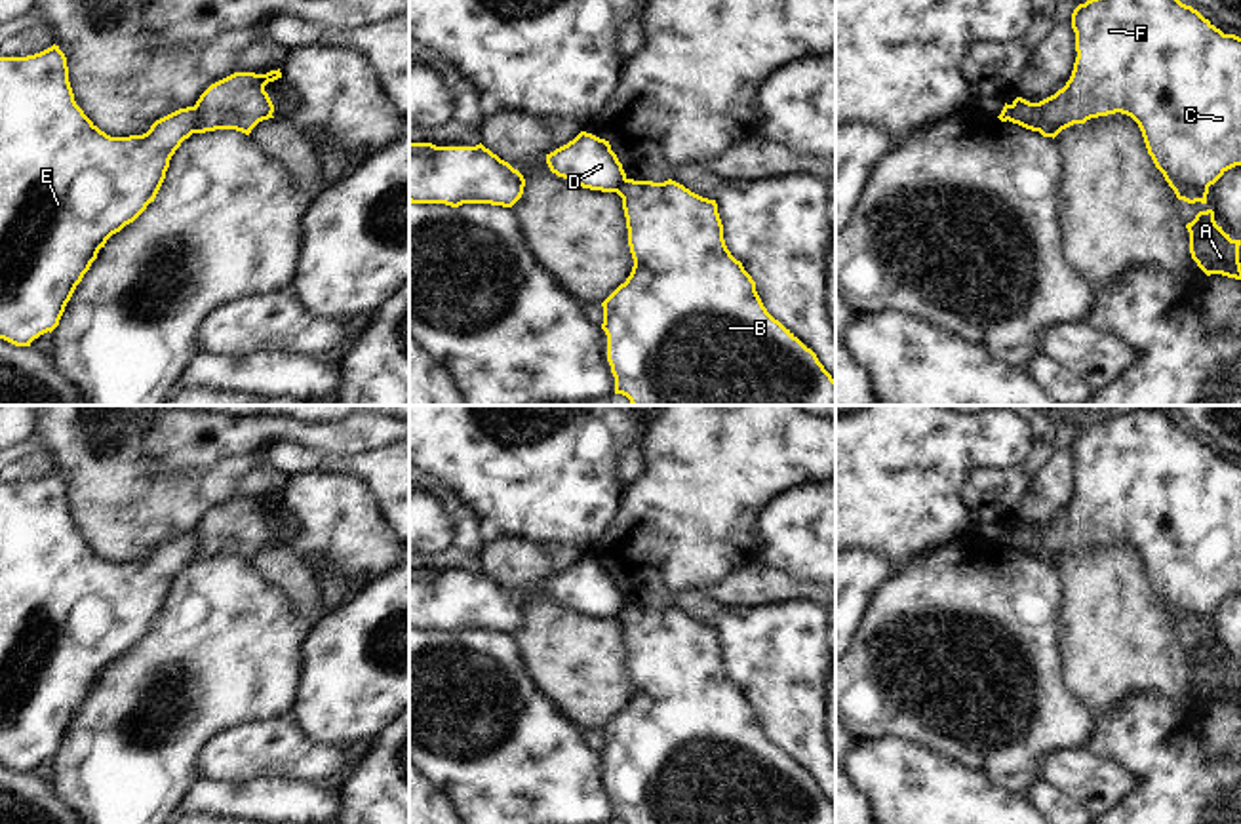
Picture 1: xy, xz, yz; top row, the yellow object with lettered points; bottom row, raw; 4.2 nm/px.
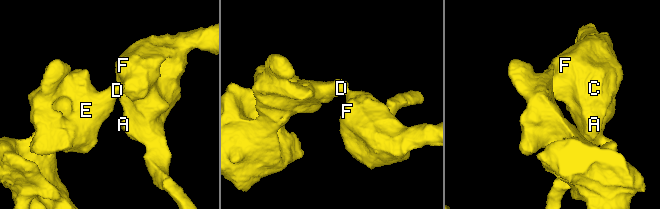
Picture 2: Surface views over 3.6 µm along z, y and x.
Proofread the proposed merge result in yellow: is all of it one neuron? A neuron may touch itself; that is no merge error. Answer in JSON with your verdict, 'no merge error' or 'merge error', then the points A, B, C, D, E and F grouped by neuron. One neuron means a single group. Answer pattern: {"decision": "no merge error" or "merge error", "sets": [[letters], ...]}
{"decision": "merge error", "sets": [["A", "B", "C", "F"], ["D", "E"]]}

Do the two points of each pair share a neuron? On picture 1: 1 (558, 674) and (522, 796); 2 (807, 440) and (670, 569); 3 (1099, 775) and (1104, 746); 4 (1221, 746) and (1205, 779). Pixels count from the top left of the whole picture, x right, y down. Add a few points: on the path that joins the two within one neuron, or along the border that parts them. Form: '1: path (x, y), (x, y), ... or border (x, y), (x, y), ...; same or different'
1: border (524, 663), (531, 680), (571, 720), (585, 727); different
2: path (773, 467), (705, 535); same
3: border (1087, 746), (1095, 756), (1118, 764), (1133, 779); different
4: border (1201, 716), (1207, 756), (1221, 764); different

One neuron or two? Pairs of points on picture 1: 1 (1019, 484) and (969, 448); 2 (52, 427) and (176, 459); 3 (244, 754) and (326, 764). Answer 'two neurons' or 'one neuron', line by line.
1: two neurons
2: two neurons
3: one neuron

